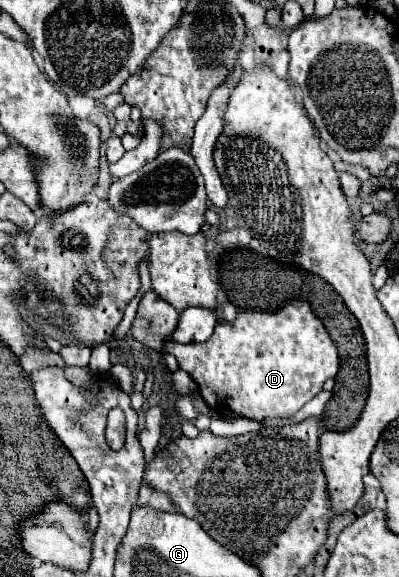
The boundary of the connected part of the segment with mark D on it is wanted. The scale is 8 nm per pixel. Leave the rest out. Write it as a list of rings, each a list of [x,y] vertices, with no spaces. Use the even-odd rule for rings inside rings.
[[[291,301],[277,313],[239,311],[237,319],[231,325],[227,321],[217,323],[213,337],[209,337],[207,341],[185,345],[169,343],[167,351],[177,357],[179,367],[187,371],[191,379],[199,385],[199,393],[211,409],[227,411],[231,415],[255,421],[295,415],[323,389],[323,383],[335,377],[339,371],[337,349],[327,335],[323,323],[313,315],[309,303],[305,301]]]

